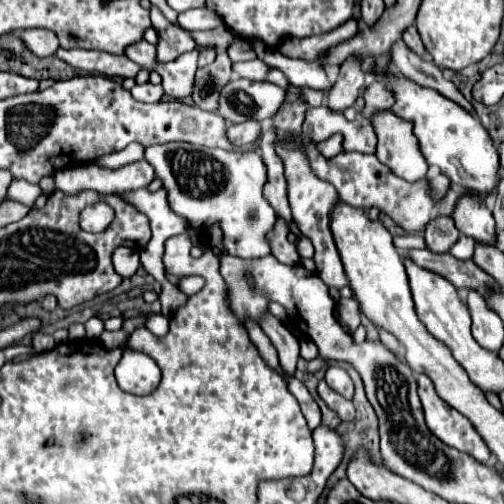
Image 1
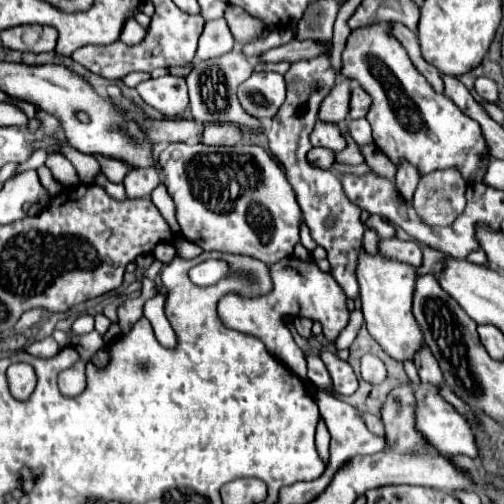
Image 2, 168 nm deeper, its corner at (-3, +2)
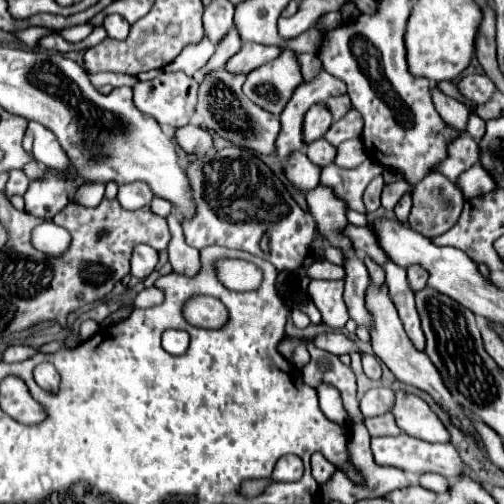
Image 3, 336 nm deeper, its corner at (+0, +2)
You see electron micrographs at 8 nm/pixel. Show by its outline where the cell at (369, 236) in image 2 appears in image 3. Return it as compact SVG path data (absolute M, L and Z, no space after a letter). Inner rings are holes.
M366 257L364 262L369 272L371 283L374 286L381 286L385 282L385 272L382 267L377 265L369 257Z

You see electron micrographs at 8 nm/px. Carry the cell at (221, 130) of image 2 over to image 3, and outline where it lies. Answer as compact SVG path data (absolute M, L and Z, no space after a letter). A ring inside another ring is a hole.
M193 124L177 128L177 144L189 154L203 154L215 146L213 136L205 128Z

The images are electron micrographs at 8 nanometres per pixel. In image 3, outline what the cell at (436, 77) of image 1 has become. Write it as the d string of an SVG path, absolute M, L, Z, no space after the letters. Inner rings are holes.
M471 112L467 120L467 134L479 142L479 138L483 138L483 130L485 130L485 122L475 112Z

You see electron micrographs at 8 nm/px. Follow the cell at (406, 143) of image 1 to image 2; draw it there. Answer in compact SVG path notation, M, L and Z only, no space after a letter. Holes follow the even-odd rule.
M402 162L402 166L398 166L398 174L396 174L396 188L398 188L400 196L404 200L412 200L414 186L418 186L418 170L414 170L414 166L406 166L406 162Z

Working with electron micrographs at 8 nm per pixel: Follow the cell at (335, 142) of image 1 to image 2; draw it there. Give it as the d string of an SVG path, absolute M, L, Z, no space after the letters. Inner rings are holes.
M312 148L312 150L306 154L306 158L308 158L308 162L310 162L312 166L322 168L322 170L326 170L326 168L330 168L330 166L334 164L334 152L324 150L324 148Z

